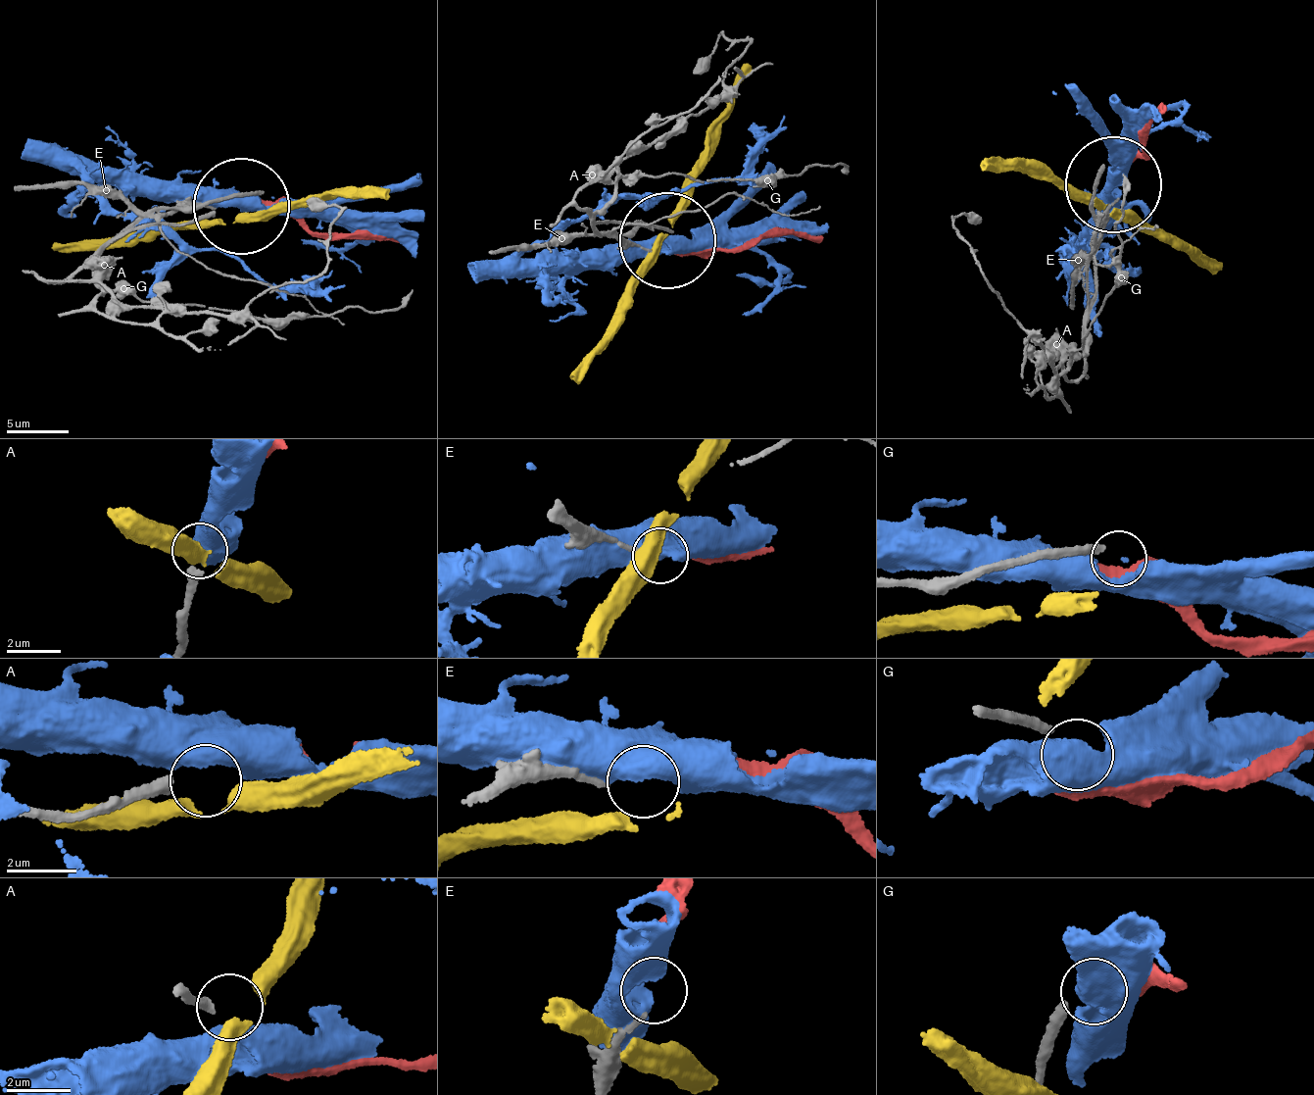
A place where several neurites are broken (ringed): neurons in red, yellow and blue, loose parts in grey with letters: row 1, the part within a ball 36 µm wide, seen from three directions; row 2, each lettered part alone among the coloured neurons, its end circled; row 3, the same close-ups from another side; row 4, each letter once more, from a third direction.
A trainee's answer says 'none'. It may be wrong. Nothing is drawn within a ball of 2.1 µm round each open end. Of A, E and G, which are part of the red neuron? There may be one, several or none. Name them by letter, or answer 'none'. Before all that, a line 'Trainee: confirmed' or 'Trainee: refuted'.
Trainee: confirmed
none

